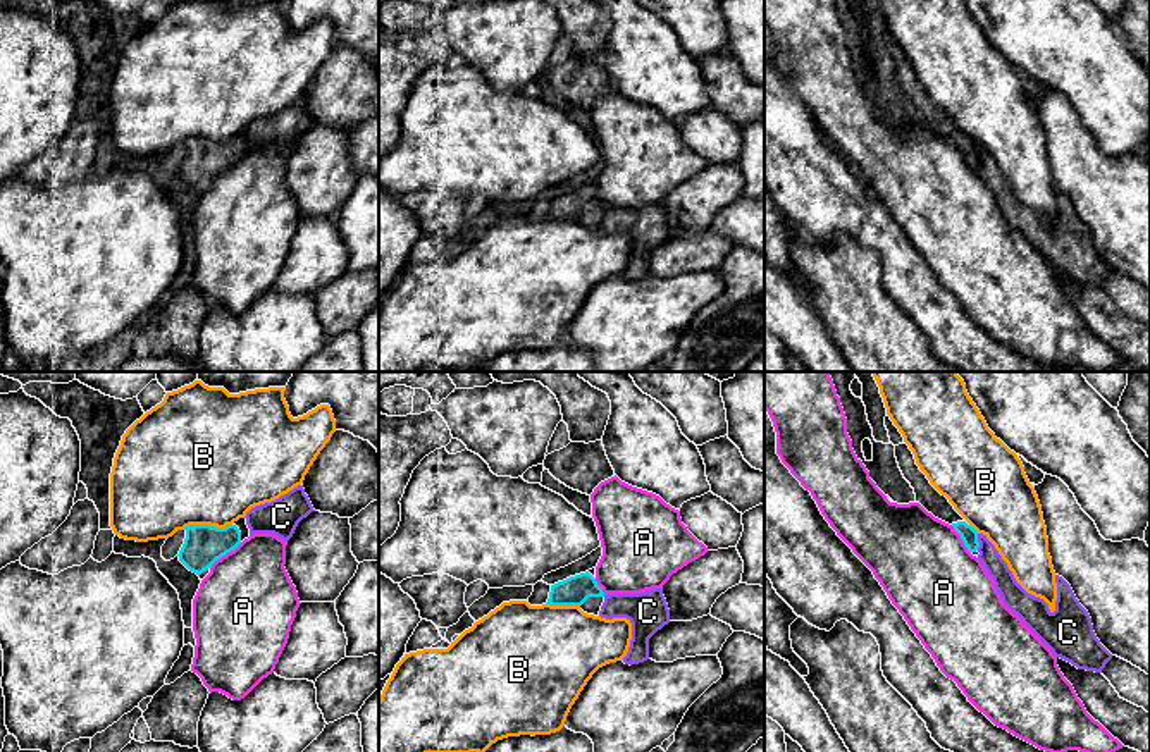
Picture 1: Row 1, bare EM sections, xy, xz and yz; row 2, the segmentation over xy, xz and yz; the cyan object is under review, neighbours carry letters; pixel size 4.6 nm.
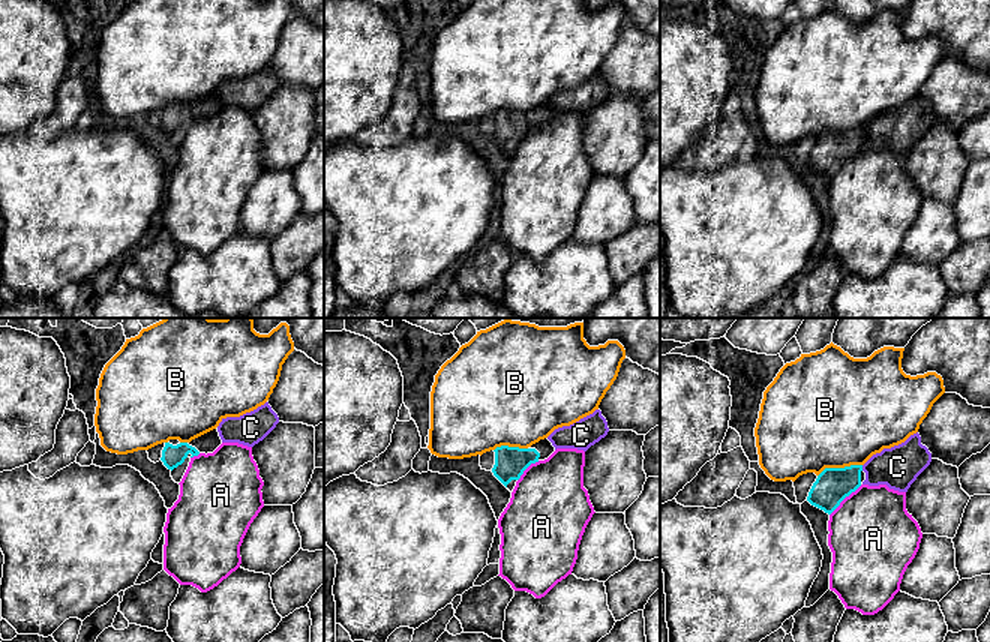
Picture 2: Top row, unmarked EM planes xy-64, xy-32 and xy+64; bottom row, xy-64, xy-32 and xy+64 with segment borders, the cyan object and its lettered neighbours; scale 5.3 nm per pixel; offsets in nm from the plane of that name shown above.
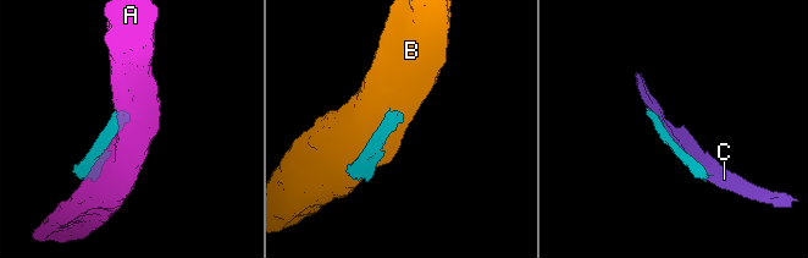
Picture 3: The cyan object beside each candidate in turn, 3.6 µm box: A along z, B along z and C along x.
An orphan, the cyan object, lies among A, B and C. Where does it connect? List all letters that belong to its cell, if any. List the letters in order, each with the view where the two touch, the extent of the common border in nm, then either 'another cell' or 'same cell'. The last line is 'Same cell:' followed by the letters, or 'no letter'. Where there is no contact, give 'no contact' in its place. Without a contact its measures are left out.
A: xy | 200 nm | another cell
B: xy | 240 nm | another cell
C: yz | 80 nm | another cell
Same cell: no letter

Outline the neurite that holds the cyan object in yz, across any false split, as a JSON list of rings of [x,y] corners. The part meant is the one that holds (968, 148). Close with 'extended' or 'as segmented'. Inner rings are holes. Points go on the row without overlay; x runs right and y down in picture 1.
[[[895,60],[895,72],[904,93],[911,98],[919,117],[935,133],[949,138],[961,150],[968,165],[978,172],[978,146],[954,124],[945,110],[942,110],[916,79],[914,69],[909,60]]] | extended

